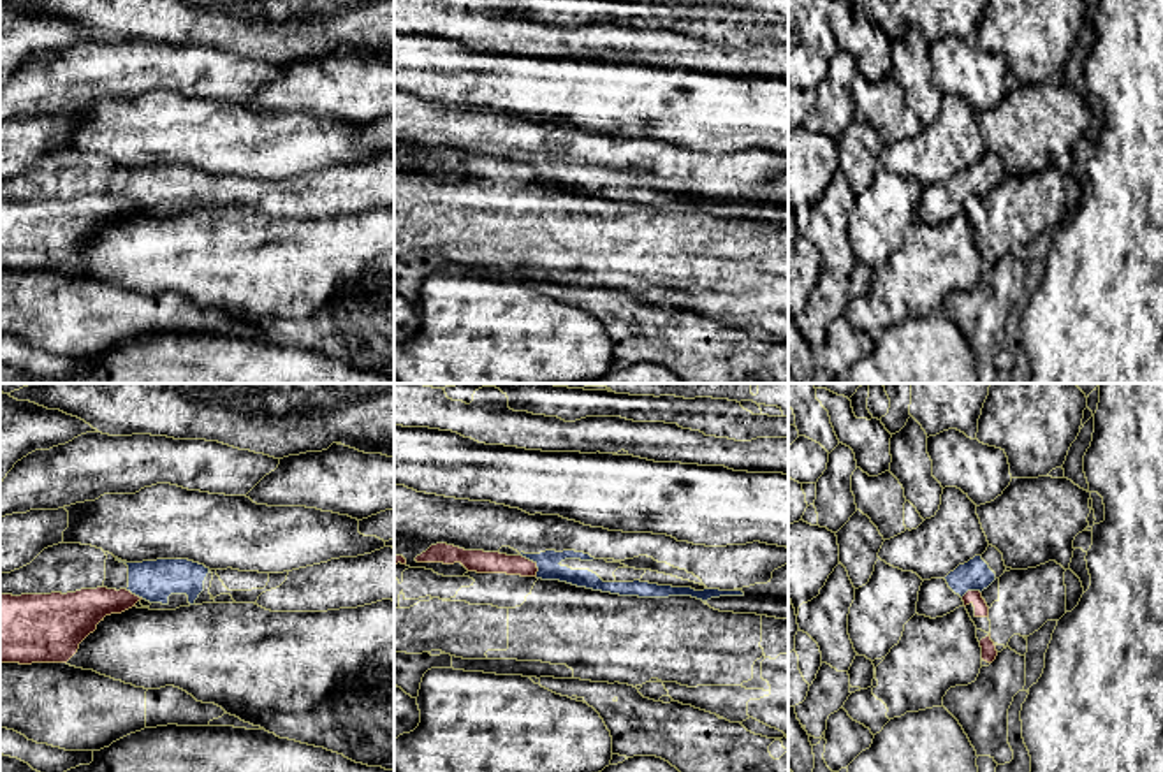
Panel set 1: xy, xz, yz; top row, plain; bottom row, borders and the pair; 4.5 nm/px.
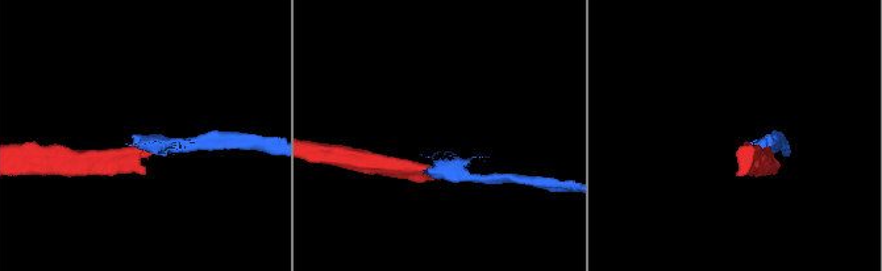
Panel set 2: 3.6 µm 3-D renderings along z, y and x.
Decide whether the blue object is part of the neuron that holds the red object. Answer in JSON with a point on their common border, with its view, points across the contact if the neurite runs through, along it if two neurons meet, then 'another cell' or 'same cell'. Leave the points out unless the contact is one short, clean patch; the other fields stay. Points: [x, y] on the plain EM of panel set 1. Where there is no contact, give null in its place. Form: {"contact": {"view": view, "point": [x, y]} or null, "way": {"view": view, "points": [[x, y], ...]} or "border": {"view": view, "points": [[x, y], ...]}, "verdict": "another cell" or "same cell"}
{"contact": {"view": "xz", "point": [533, 169]}, "border": {"view": "xz", "points": [[519, 160], [535, 171], [537, 182]]}, "verdict": "another cell"}

